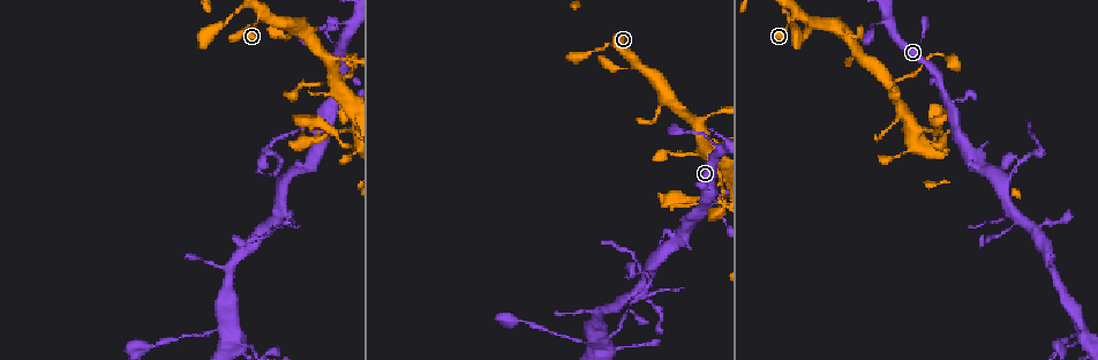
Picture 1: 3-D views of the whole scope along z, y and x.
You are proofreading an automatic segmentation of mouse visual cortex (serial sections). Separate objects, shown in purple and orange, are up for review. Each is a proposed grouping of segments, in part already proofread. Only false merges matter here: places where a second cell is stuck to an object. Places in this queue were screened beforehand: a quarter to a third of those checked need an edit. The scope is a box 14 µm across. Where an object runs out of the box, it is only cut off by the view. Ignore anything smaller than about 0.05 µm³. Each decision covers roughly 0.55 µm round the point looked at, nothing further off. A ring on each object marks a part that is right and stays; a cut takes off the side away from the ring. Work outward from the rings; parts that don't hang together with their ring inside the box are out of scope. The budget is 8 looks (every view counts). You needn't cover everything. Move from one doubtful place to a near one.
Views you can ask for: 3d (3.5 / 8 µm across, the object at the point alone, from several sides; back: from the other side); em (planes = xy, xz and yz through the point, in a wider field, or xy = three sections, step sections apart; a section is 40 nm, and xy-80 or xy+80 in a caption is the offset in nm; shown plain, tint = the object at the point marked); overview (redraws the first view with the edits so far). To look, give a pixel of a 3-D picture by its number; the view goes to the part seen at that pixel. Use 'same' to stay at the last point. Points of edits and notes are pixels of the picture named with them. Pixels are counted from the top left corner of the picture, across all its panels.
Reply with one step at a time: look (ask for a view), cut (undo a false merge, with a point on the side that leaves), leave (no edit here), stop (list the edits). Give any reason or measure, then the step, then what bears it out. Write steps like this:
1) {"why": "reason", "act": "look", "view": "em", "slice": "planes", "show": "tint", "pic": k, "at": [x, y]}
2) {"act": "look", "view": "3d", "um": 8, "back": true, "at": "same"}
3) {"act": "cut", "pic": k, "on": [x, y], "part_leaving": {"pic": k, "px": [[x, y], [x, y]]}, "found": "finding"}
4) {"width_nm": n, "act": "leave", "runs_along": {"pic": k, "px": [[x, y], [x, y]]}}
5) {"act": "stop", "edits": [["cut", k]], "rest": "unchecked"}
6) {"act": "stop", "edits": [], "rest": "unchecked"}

{"why": "four arms meet", "act": "look", "view": "3d", "um": 3.5, "pic": 1, "at": [258, 13]}

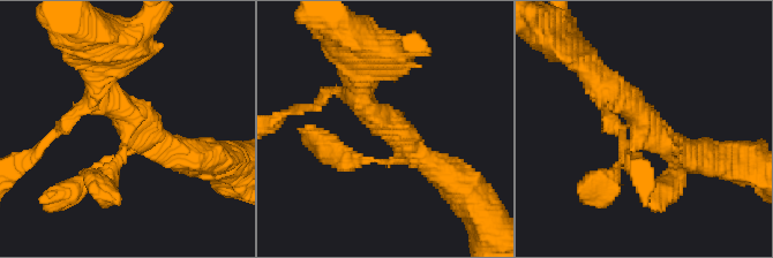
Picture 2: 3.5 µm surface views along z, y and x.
{"why": "shape alone is not enough", "act": "look", "view": "em", "slice": "planes", "show": "tint", "pic": 2, "at": [389, 127]}

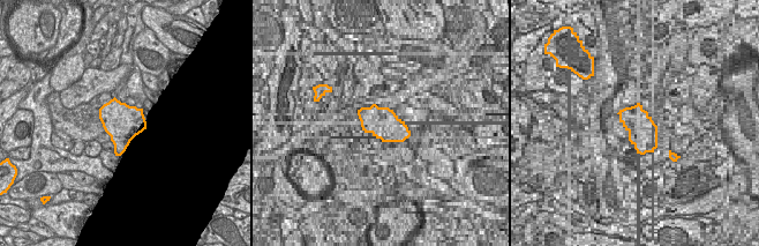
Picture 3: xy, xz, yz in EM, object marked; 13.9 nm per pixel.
{"width_nm": 500, "act": "leave", "runs_along": {"pic": 2, "px": [[365, 84], [445, 173]]}, "found": "continuous, no second cell"}

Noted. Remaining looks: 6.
{"why": "thin neck", "act": "look", "view": "3d", "um": 3.5, "pic": 1, "at": [330, 24]}

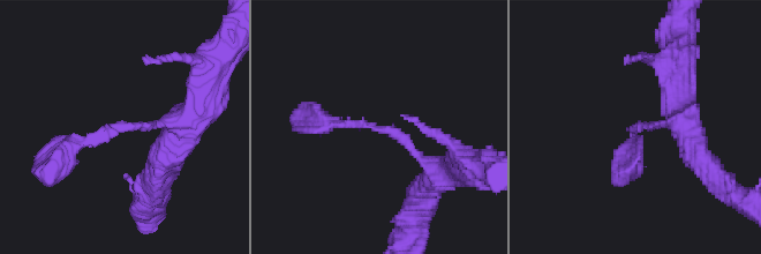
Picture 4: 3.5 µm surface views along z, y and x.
{"arm_widths_nm": [150, 200], "act": "look", "view": "em", "slice": "xy", "step": 5, "show": "tint", "pic": 4, "at": [119, 123]}

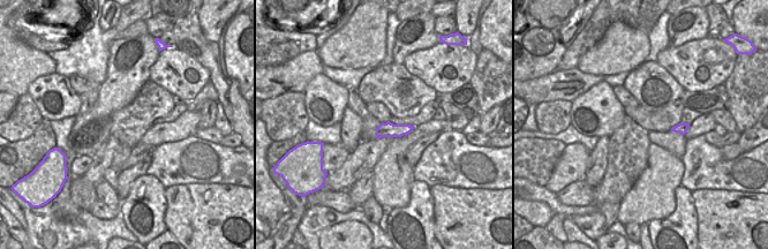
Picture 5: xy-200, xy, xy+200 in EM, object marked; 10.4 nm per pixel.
{"act": "leave", "runs_along": {"pic": 4, "px": [[435, 174], [389, 129], [314, 121]]}, "found": "all the same cell"}

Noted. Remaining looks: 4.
{"why": "four or more arms meet", "act": "look", "view": "3d", "um": 3.5, "pic": 1, "at": [709, 150]}

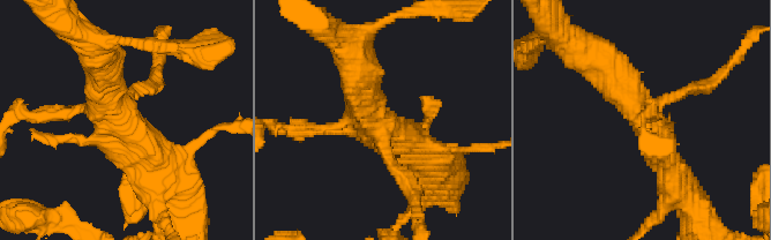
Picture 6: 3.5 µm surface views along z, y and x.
{"act": "look", "view": "em", "slice": "xy", "step": 1, "show": "tint", "pic": 6, "at": [121, 115]}

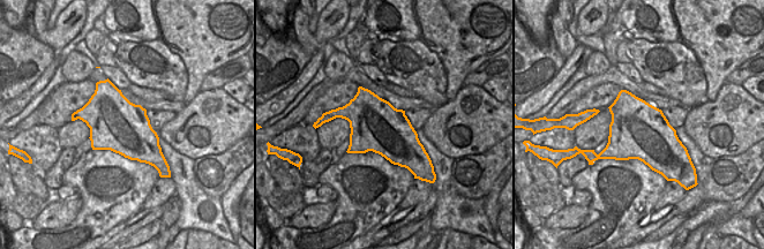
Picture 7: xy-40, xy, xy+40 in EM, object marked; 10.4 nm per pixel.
{"act": "leave", "runs_along": {"pic": 6, "px": [[596, 60], [645, 117], [675, 177]]}, "found": "continuous, no second cell"}

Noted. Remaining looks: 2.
{"act": "stop", "edits": [], "rest": "unchecked"}

